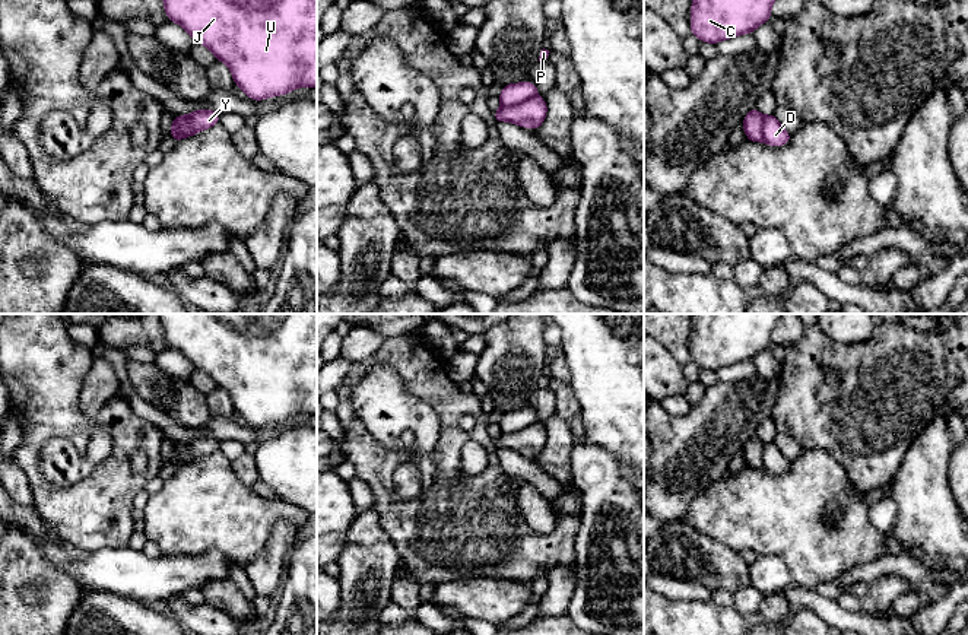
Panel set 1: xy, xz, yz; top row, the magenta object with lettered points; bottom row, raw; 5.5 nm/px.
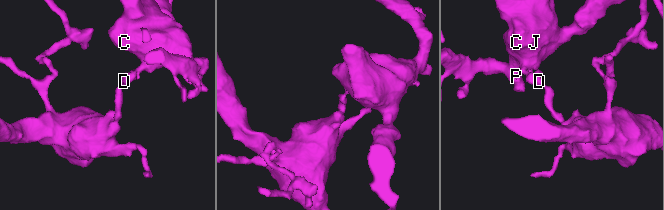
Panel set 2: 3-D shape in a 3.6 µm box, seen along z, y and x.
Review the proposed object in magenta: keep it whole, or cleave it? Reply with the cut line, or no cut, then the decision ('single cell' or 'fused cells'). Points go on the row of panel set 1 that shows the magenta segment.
cut in xz along (536, 95), (517, 104), (501, 105); fused cells

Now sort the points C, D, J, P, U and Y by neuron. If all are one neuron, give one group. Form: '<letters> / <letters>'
C J P U / D Y

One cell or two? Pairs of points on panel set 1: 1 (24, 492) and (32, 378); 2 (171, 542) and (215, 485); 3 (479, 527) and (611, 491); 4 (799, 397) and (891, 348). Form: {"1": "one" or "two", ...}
{"1": "two", "2": "one", "3": "two", "4": "one"}

